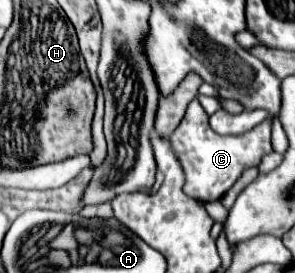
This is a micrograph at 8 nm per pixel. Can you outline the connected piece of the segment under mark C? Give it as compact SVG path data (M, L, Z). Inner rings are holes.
M191 100L187 106L187 112L181 120L181 124L175 128L175 132L169 138L173 152L177 160L181 162L183 174L185 174L185 194L191 198L197 198L199 202L213 202L221 200L223 194L237 182L237 178L243 174L243 170L259 166L261 158L269 152L271 148L271 118L263 120L255 128L251 128L245 134L237 136L219 136L217 132L211 130L209 126L209 116L201 108L199 100Z

